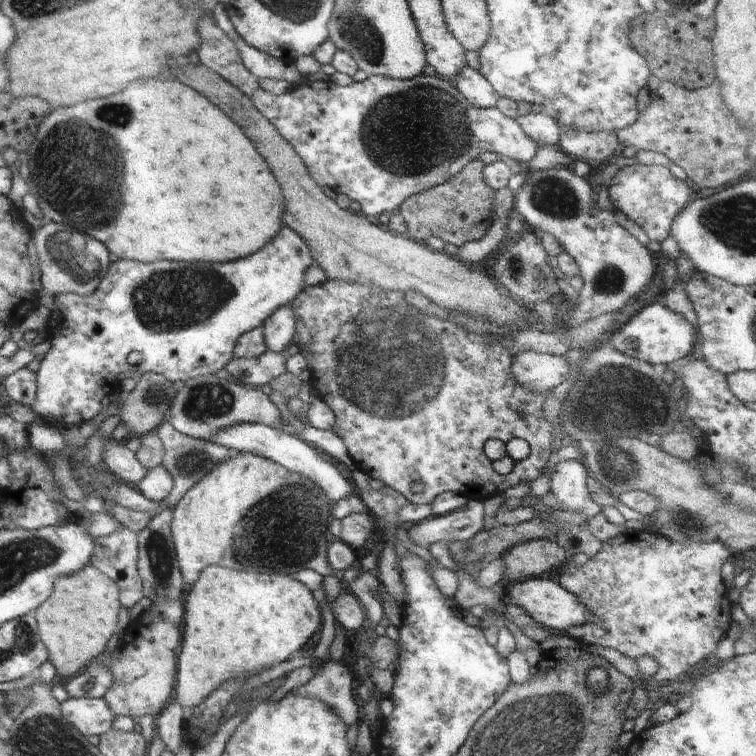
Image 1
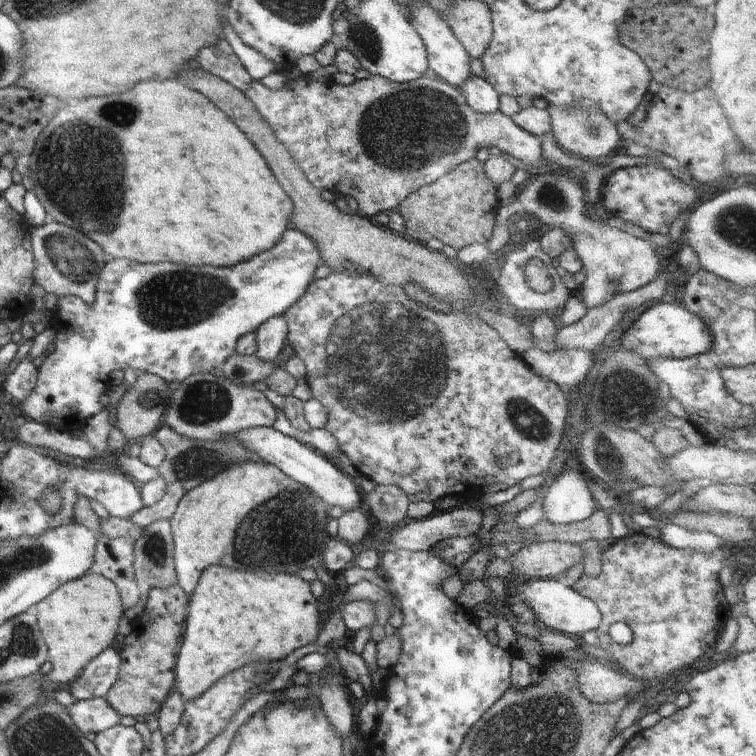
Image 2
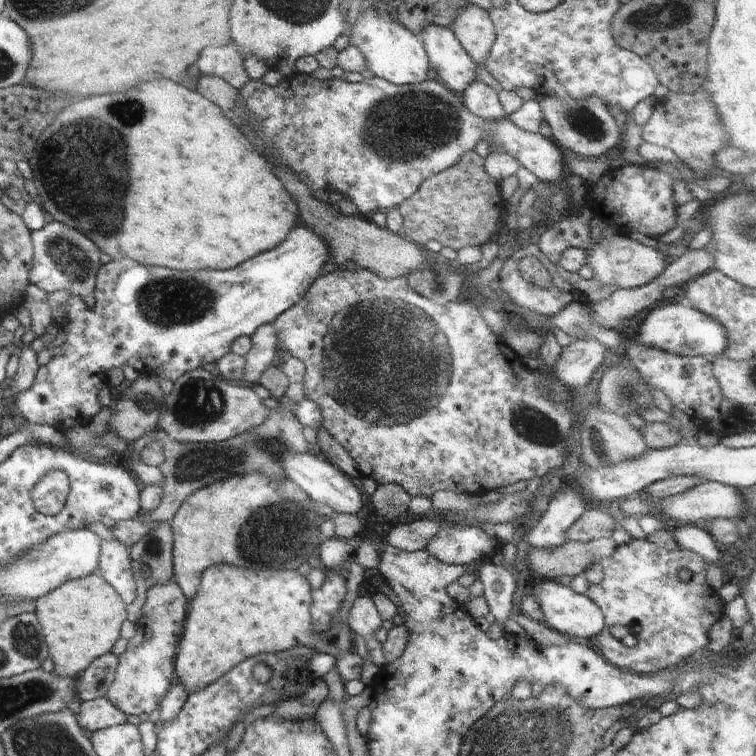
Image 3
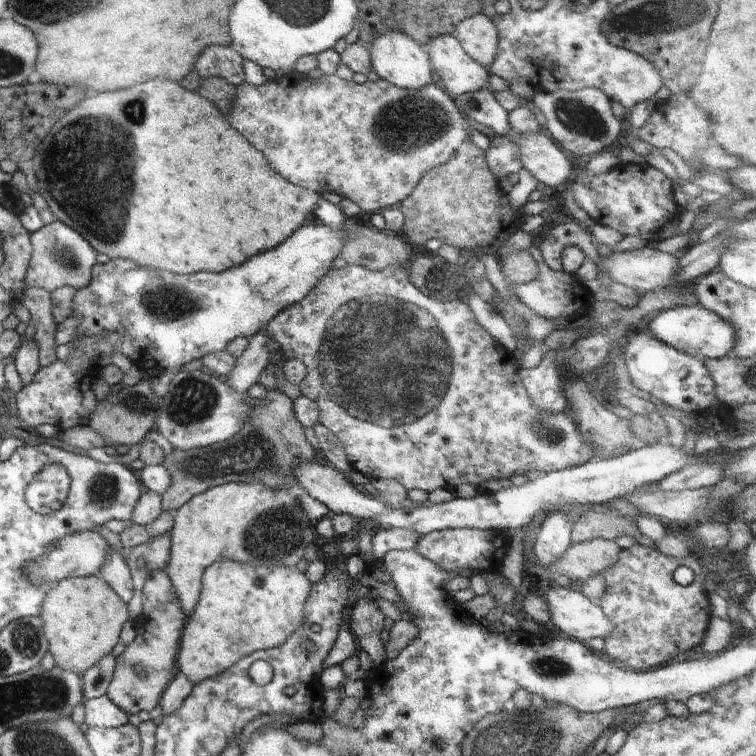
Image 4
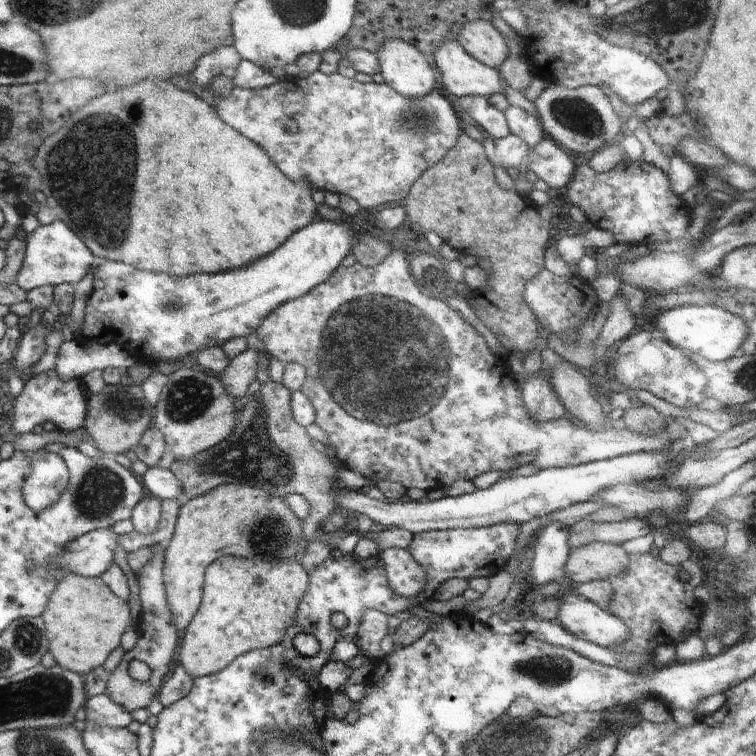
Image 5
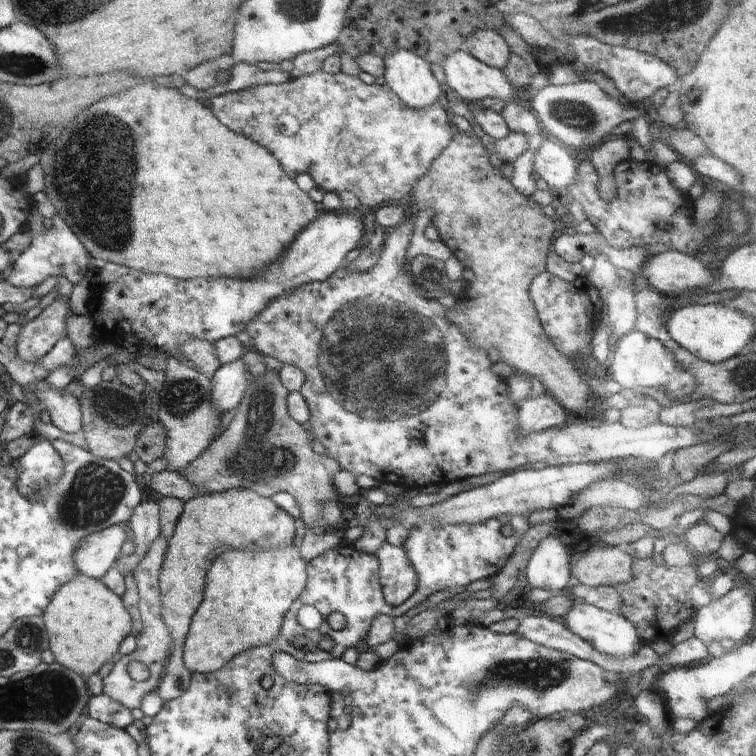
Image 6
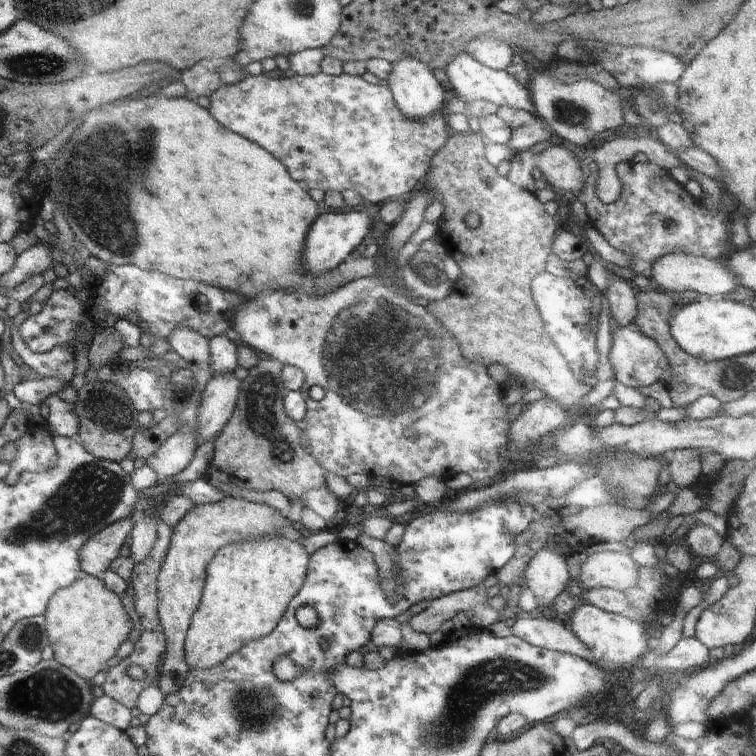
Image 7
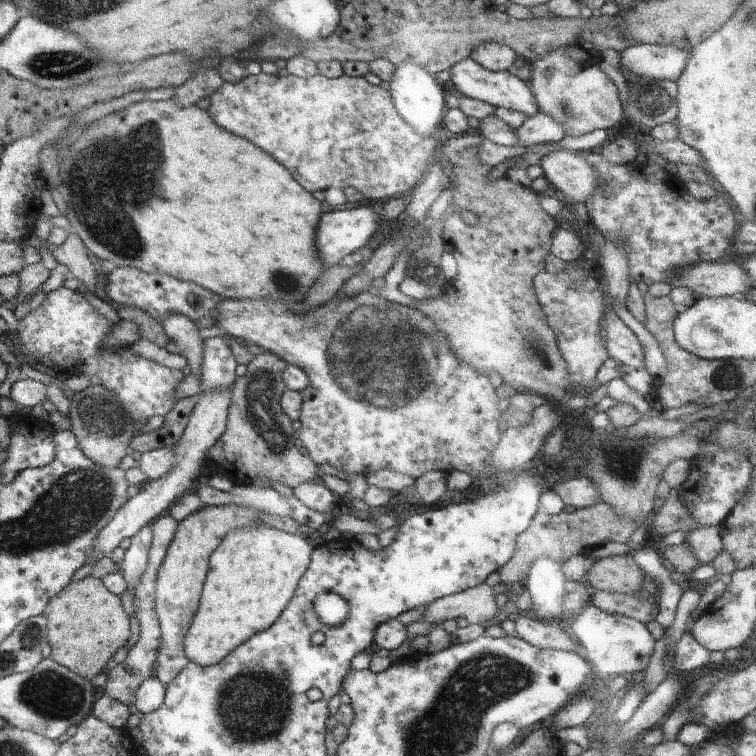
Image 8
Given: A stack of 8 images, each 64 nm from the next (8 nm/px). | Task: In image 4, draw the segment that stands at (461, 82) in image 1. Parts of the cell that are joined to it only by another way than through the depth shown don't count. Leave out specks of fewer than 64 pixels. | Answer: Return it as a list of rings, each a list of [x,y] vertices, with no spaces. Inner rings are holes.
[[[488,85],[482,90],[457,95],[454,102],[464,116],[490,128],[500,138],[508,132],[508,113],[494,98],[494,92]]]

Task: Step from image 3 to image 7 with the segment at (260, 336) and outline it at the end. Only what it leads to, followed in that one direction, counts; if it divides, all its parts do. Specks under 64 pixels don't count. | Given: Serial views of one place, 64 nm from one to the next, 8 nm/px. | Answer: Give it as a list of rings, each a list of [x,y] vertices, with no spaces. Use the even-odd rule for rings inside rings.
[[[234,371],[230,374],[212,375],[204,387],[196,422],[198,442],[208,442],[210,438],[218,436],[231,418],[238,402],[242,382],[235,376]]]

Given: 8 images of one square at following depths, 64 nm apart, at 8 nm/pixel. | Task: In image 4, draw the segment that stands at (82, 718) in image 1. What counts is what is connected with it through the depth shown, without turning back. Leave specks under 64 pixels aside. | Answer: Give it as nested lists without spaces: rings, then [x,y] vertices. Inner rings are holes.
[[[107,694],[94,700],[87,700],[83,705],[85,708],[84,722],[88,726],[116,728],[129,722],[129,714],[118,708]]]

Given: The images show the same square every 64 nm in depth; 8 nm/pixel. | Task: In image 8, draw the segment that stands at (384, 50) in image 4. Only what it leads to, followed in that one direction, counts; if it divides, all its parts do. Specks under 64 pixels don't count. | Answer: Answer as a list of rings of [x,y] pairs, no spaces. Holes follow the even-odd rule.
[[[406,62],[398,66],[394,72],[394,78],[390,80],[389,94],[400,120],[408,124],[421,137],[428,136],[440,124],[440,120],[443,120],[443,114],[446,111],[446,92],[436,81],[436,76],[420,64]]]

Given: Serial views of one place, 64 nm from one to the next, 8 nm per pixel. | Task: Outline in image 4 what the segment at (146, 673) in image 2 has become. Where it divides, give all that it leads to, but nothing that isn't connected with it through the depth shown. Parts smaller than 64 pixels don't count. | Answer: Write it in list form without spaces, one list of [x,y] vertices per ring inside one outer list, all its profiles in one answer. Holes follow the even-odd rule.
[[[165,570],[154,572],[154,576],[146,580],[142,594],[144,609],[134,621],[136,637],[126,646],[124,652],[116,657],[116,668],[107,688],[108,698],[129,715],[138,715],[141,711],[150,712],[159,705],[160,697],[178,671],[180,632],[187,621],[186,614],[180,606],[180,600],[176,596],[176,590]],[[135,665],[143,667],[144,676],[135,672]]]

